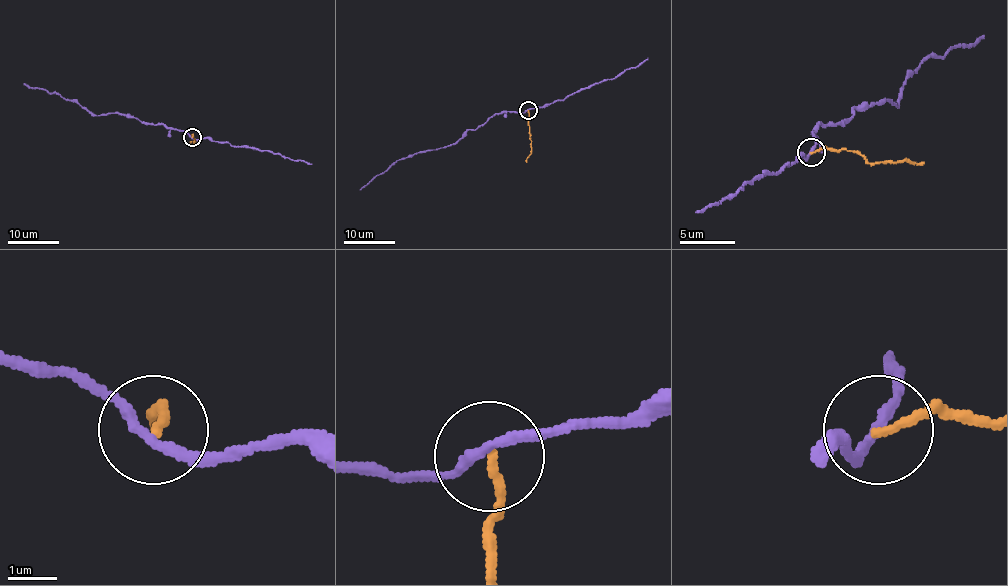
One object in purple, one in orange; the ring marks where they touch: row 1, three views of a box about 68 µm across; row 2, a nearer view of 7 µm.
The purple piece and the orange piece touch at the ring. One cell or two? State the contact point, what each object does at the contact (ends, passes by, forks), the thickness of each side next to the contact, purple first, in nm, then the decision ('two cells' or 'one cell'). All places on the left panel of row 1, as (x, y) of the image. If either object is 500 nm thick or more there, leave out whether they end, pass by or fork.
place (192, 137); purple passes by; orange ends; calibres 200 and 170 nm; two cells

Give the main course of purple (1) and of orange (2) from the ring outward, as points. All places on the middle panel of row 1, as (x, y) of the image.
1: (527, 110), (494, 114), (475, 129), (468, 129), (454, 143), (393, 162), (360, 189)
2: (528, 110), (531, 155), (525, 162)

